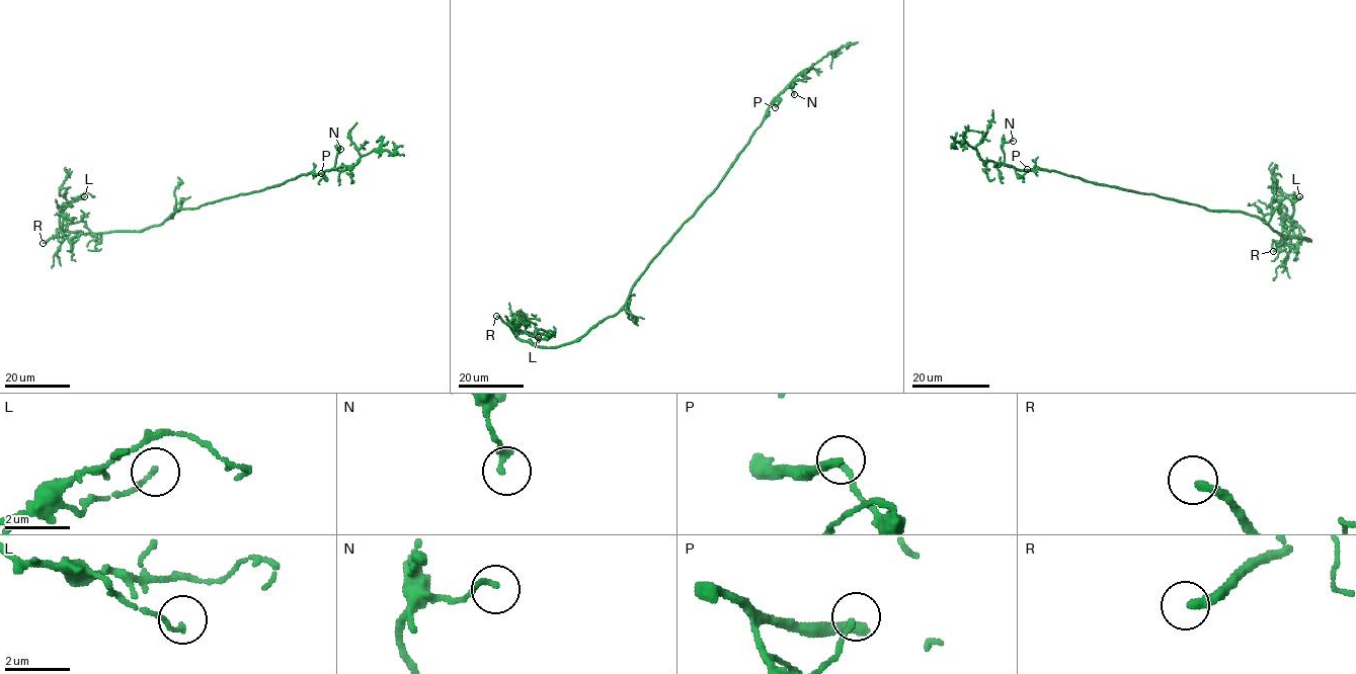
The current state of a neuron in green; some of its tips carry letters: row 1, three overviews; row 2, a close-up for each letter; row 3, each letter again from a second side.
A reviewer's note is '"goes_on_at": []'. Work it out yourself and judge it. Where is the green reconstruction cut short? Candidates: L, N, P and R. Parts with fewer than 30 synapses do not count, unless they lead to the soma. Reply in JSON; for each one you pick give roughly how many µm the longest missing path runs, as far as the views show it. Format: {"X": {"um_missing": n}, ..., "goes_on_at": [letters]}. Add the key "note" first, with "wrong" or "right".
{"note": "wrong", "R": {"um_missing": 25}, "goes_on_at": ["R"]}

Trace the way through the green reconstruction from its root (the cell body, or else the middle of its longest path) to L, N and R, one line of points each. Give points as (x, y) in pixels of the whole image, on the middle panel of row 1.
L: (667, 242), (616, 314), (575, 340), (556, 346), (533, 346), (512, 331), (538, 337)
N: (667, 242), (717, 185), (760, 124), (771, 102), (790, 85), (794, 94)
R: (667, 242), (632, 288), (627, 303), (572, 341), (549, 347), (533, 346), (496, 316)

